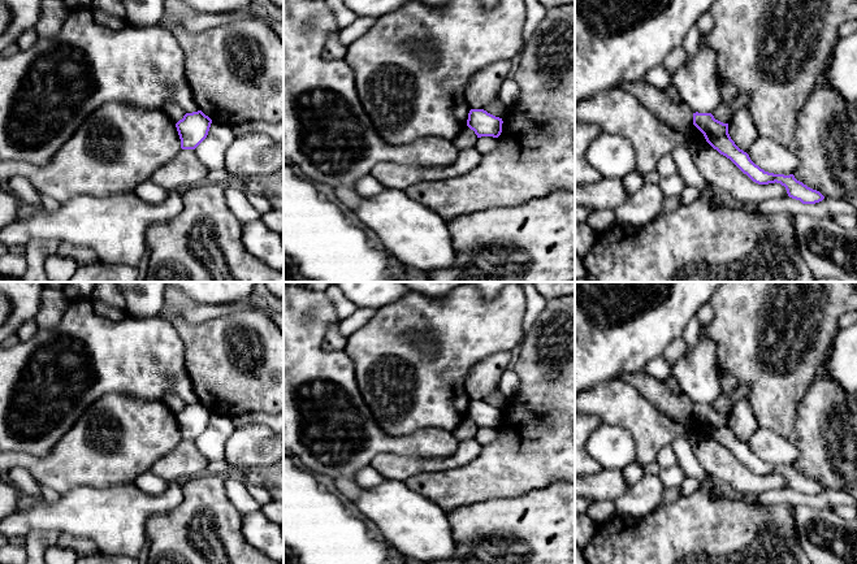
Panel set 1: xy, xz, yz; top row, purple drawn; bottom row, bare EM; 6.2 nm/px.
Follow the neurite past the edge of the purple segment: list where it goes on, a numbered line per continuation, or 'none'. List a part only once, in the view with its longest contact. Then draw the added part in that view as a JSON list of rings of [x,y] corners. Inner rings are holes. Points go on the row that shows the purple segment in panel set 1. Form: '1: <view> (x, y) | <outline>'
none

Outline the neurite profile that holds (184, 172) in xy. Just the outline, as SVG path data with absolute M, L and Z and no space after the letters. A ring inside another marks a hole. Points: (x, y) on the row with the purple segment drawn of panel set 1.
M194 149L179 153L156 169L150 179L168 191L183 194L186 190L207 181L209 170L200 162Z

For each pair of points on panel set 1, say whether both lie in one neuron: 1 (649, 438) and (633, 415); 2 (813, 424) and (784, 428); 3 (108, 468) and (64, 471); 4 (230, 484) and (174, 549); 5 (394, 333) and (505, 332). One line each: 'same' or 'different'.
1: same
2: different
3: same
4: different
5: same

